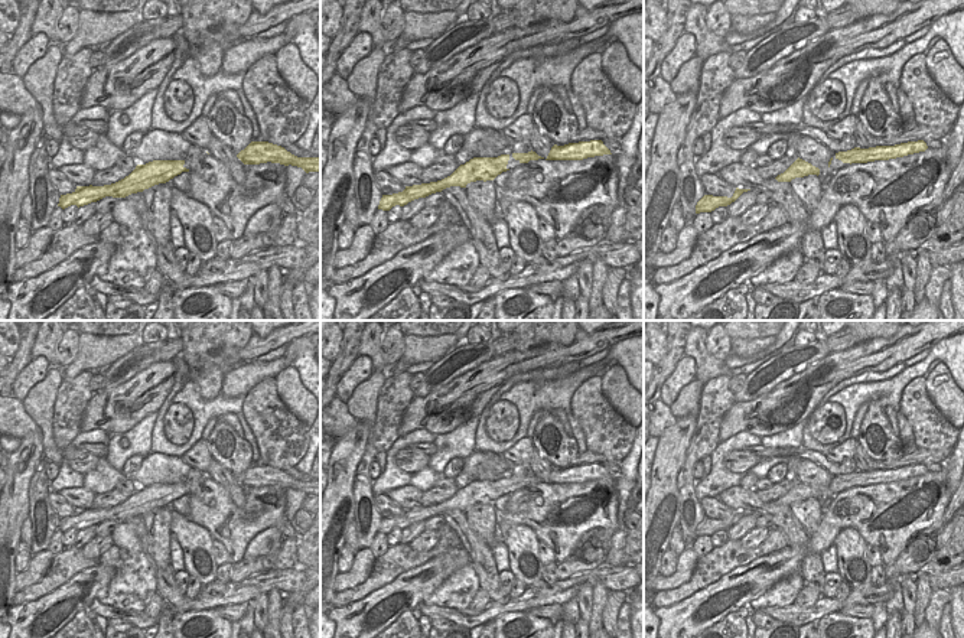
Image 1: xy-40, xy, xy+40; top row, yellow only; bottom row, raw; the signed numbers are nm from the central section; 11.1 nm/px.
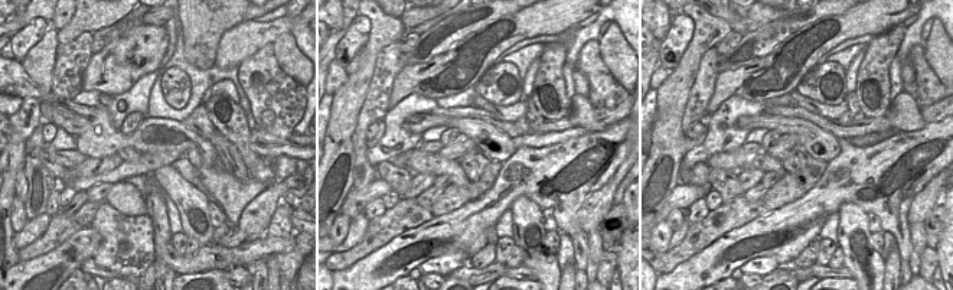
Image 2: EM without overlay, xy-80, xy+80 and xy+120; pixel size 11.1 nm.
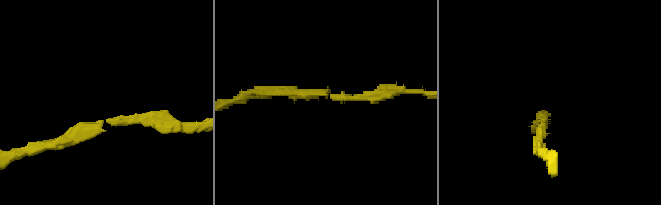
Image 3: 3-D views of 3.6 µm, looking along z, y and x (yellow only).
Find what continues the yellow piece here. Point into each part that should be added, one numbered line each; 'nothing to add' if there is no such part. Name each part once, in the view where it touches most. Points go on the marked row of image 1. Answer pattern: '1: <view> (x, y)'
nothing to add

